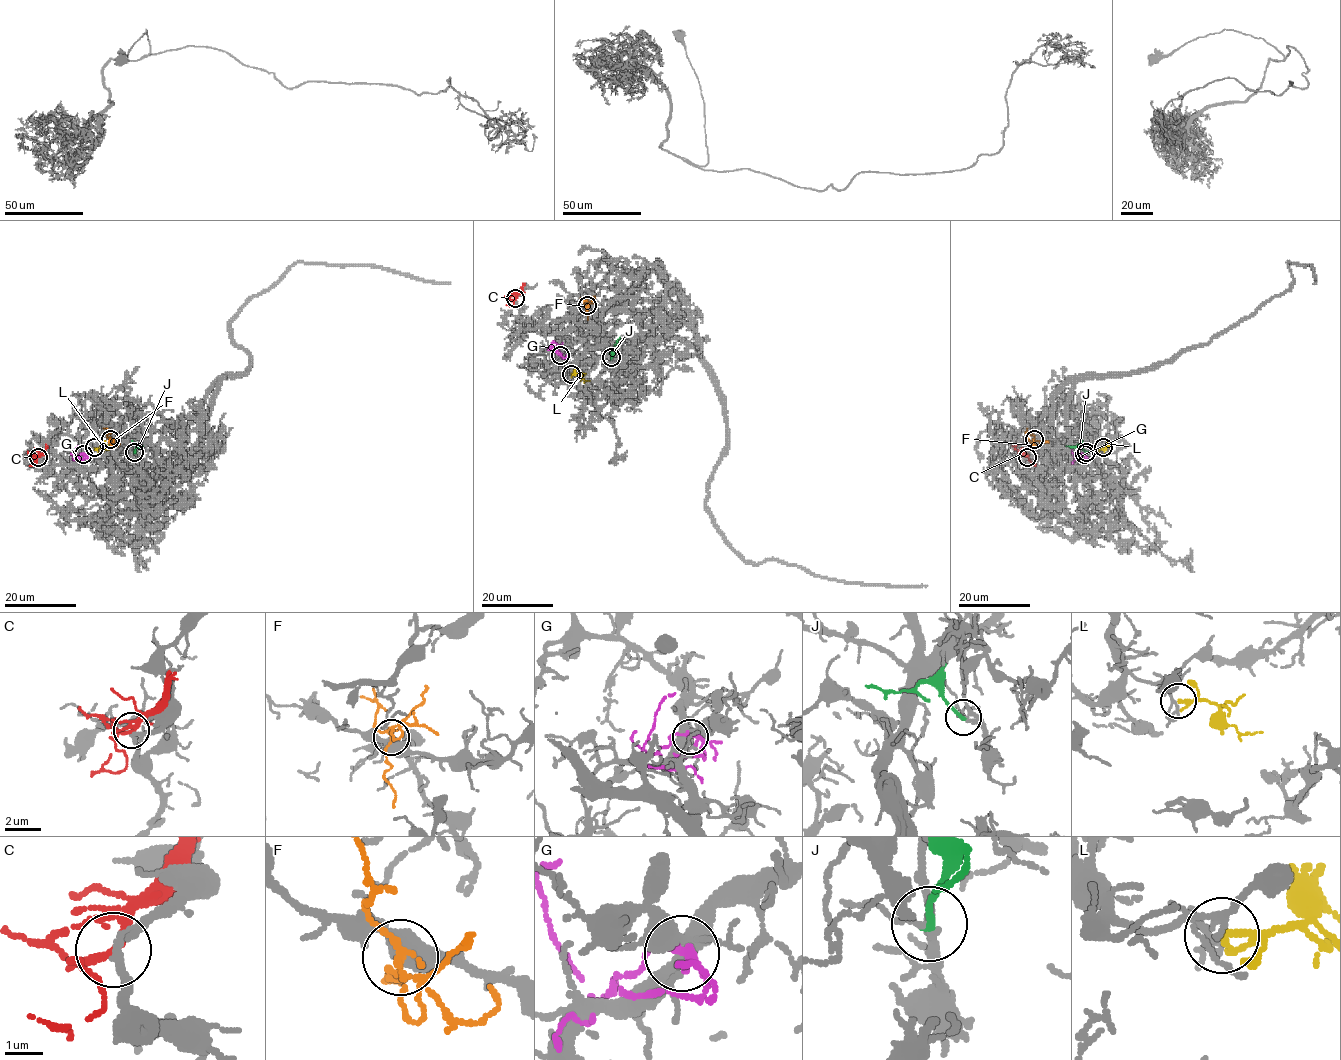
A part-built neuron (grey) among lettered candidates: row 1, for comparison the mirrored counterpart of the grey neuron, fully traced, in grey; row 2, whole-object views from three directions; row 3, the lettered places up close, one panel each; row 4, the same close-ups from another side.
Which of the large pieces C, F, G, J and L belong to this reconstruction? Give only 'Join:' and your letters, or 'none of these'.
Join: L

